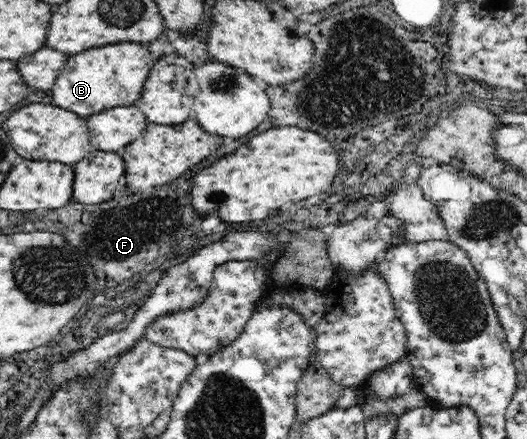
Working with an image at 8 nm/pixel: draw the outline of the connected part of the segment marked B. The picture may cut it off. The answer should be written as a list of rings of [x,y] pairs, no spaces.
[[[132,40],[101,44],[68,54],[48,91],[50,102],[84,117],[121,105],[133,105],[155,59],[147,43]]]

